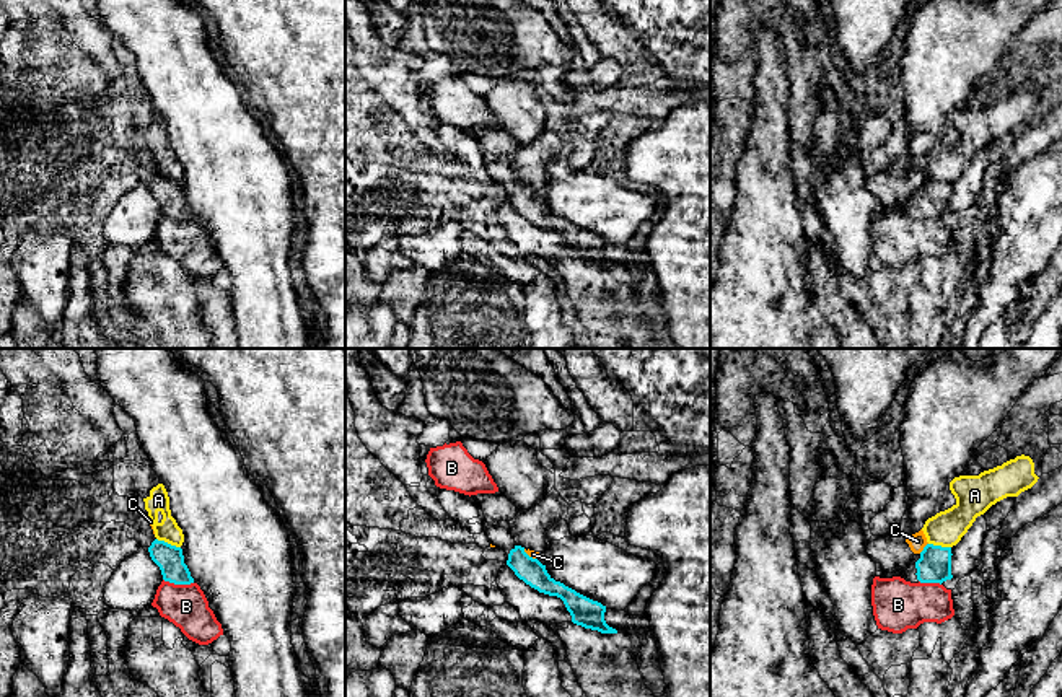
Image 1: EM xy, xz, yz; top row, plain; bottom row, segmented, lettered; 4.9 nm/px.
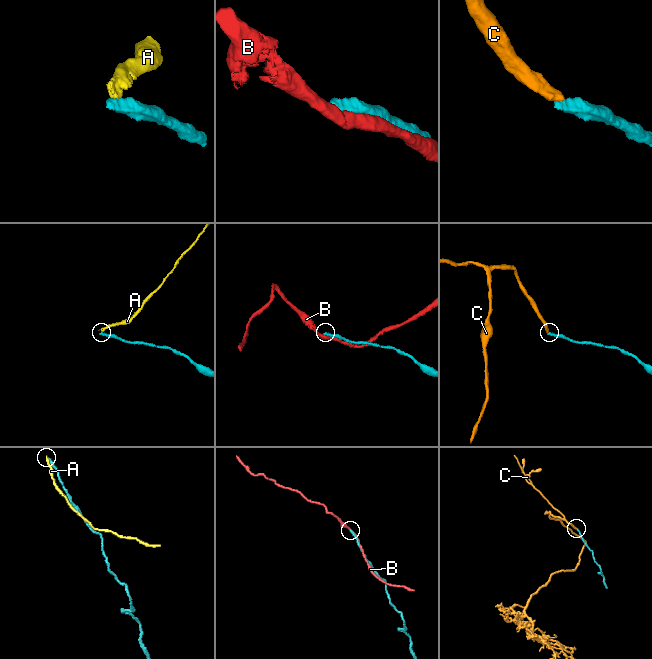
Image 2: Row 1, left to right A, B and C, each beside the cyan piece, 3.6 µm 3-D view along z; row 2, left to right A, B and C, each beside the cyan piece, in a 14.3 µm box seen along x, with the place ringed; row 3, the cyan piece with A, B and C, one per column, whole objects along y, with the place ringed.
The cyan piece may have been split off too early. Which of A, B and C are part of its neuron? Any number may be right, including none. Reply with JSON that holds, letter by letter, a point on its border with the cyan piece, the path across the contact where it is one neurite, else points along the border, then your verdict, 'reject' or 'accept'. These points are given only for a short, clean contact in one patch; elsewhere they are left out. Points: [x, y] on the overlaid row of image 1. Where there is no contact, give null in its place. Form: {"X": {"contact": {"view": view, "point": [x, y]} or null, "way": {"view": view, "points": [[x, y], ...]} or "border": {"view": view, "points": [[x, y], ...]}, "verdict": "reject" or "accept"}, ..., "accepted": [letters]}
{"A": {"contact": {"view": "xy", "point": [166, 543]}, "border": {"view": "xy", "points": [[157, 538], [179, 547]]}, "verdict": "reject"}, "B": {"contact": {"view": "xy", "point": [178, 583]}, "verdict": "reject"}, "C": {"contact": {"view": "yz", "point": [924, 547]}, "border": {"view": "yz", "points": [[927, 543], [919, 552]]}, "verdict": "reject"}, "accepted": []}

